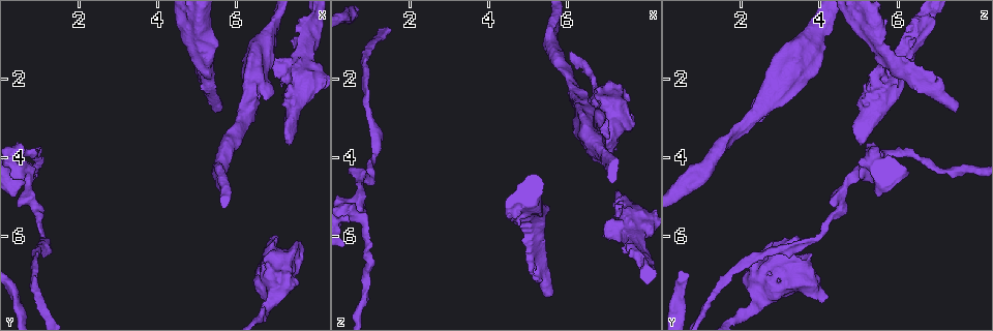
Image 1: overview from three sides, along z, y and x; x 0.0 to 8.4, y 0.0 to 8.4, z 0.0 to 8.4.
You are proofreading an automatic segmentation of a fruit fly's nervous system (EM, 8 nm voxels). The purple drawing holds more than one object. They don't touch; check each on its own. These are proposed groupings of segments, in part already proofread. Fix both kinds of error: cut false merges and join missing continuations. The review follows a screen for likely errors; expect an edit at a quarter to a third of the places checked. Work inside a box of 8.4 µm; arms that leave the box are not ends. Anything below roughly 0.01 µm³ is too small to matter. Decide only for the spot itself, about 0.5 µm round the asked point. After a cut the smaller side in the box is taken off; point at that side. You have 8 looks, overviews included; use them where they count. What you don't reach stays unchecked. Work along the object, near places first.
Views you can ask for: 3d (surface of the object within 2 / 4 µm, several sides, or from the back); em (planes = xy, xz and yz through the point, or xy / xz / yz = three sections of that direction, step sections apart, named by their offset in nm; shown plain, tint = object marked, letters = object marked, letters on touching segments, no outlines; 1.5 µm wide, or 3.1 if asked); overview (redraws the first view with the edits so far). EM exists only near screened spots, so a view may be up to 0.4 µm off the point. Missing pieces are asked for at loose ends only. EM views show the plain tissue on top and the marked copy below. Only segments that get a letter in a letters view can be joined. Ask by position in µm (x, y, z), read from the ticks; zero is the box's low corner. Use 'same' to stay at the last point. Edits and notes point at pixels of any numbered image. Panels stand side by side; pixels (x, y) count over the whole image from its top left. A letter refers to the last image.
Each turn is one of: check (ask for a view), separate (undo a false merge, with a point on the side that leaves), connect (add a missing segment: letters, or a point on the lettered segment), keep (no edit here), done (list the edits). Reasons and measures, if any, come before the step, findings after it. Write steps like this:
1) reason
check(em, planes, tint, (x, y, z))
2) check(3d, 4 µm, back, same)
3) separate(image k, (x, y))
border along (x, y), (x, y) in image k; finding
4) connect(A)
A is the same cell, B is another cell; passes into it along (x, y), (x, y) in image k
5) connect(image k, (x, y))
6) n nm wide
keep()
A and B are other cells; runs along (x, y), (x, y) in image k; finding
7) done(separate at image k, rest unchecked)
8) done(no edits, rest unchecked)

an open end
check(em, planes, tint, (5.50, 2.85, 7.50))

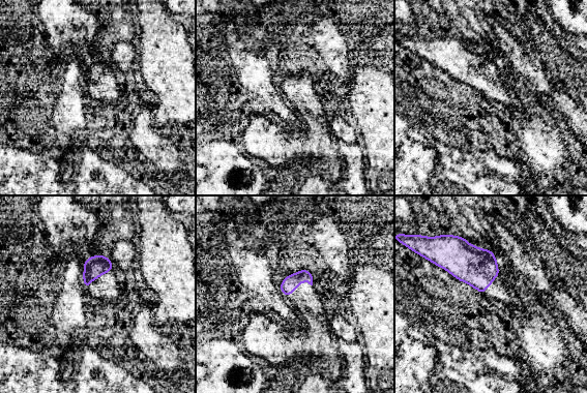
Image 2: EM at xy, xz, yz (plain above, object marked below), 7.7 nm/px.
see the neighbours
check(em, planes, letters, same)

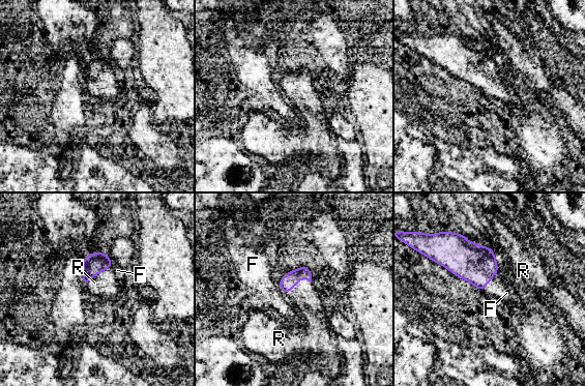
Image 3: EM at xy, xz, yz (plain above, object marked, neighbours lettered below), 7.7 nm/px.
connect(R)
R is the same cell, F is another cell; the neuron continues

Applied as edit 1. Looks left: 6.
abrupt turn
check(3d, 4 µm, (7.65, 1.65, 6.00))

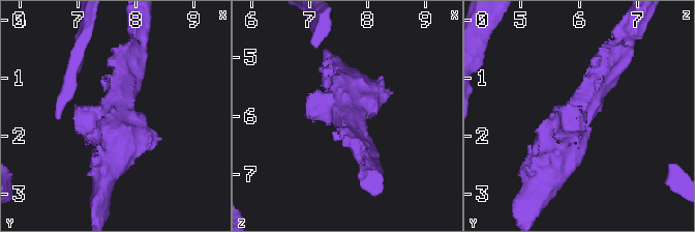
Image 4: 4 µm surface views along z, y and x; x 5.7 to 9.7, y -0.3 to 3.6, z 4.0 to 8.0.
check(em, planes, tint, (7.65, 1.65, 5.95))

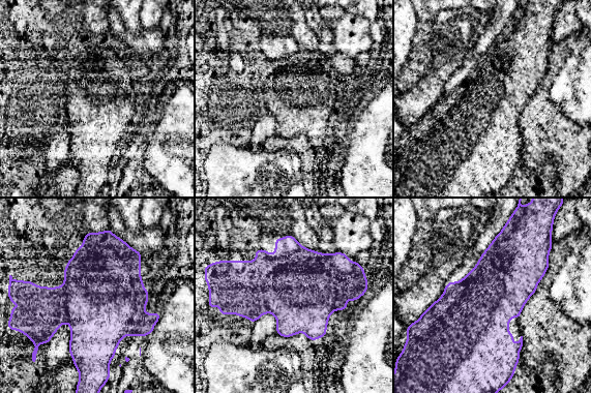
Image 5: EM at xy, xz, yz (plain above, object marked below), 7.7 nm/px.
check(em, planes, letters, same)

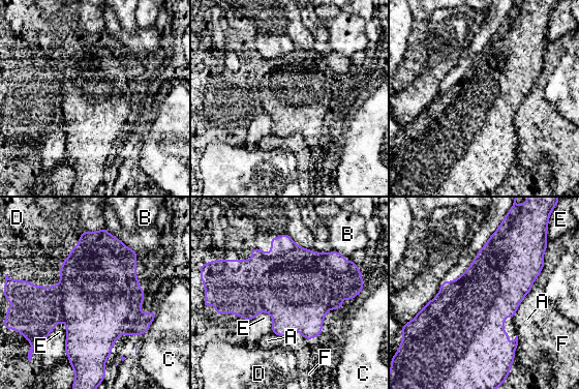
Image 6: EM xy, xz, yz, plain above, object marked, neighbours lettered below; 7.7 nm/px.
keep()
A, B, C, D, E and F are other cells; border along (60, 321), (65, 325), (65, 350) in image 6; continuous, no second neuron

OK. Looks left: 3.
done(connect at image 3, rest unchecked)

